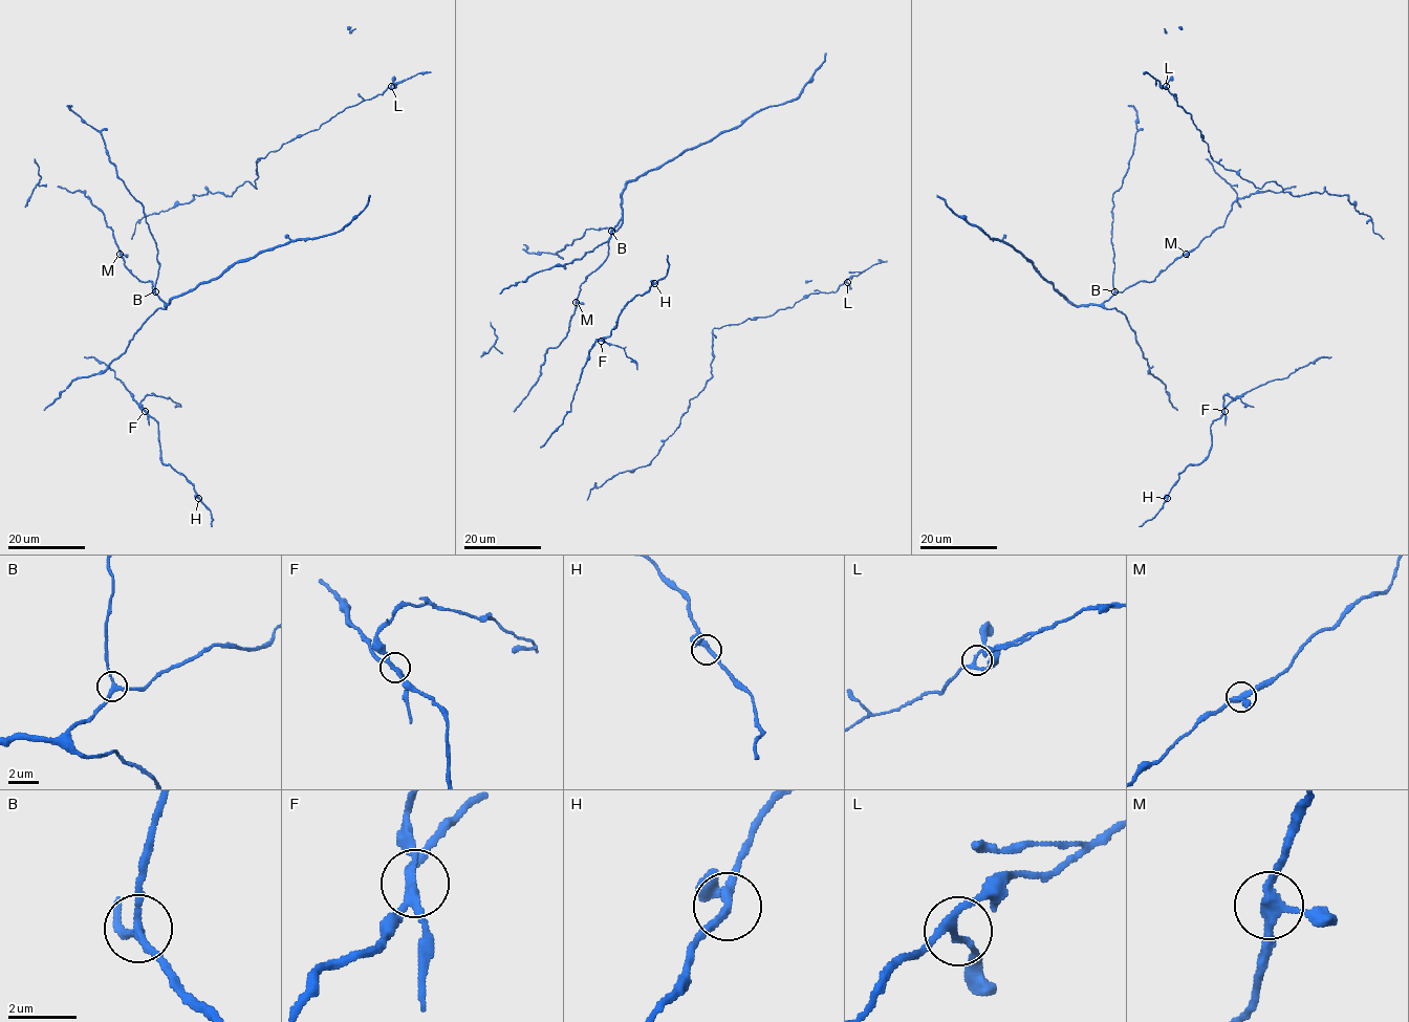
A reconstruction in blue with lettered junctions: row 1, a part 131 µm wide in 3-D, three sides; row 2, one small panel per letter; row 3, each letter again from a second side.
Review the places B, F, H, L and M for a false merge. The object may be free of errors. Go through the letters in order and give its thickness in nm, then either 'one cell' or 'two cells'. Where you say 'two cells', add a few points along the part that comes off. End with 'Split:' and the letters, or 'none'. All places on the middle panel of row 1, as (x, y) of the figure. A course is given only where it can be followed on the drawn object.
B: 220 nm thick; one cell
F: 240 nm thick; two cells; foreign part runs (601, 341), (624, 349), (636, 364), (636, 370)
H: 240 nm thick; one cell
L: 200 nm thick; one cell
M: 260 nm thick; one cell
Split: F

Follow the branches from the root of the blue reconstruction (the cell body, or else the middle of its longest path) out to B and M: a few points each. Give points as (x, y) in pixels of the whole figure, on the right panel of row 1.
B: (1272, 192), (1252, 193), (1238, 198), (1222, 226), (1177, 257), (1153, 281), (1140, 281), (1122, 291), (1114, 291)
M: (1272, 192), (1252, 193), (1238, 198), (1225, 224), (1186, 254)

